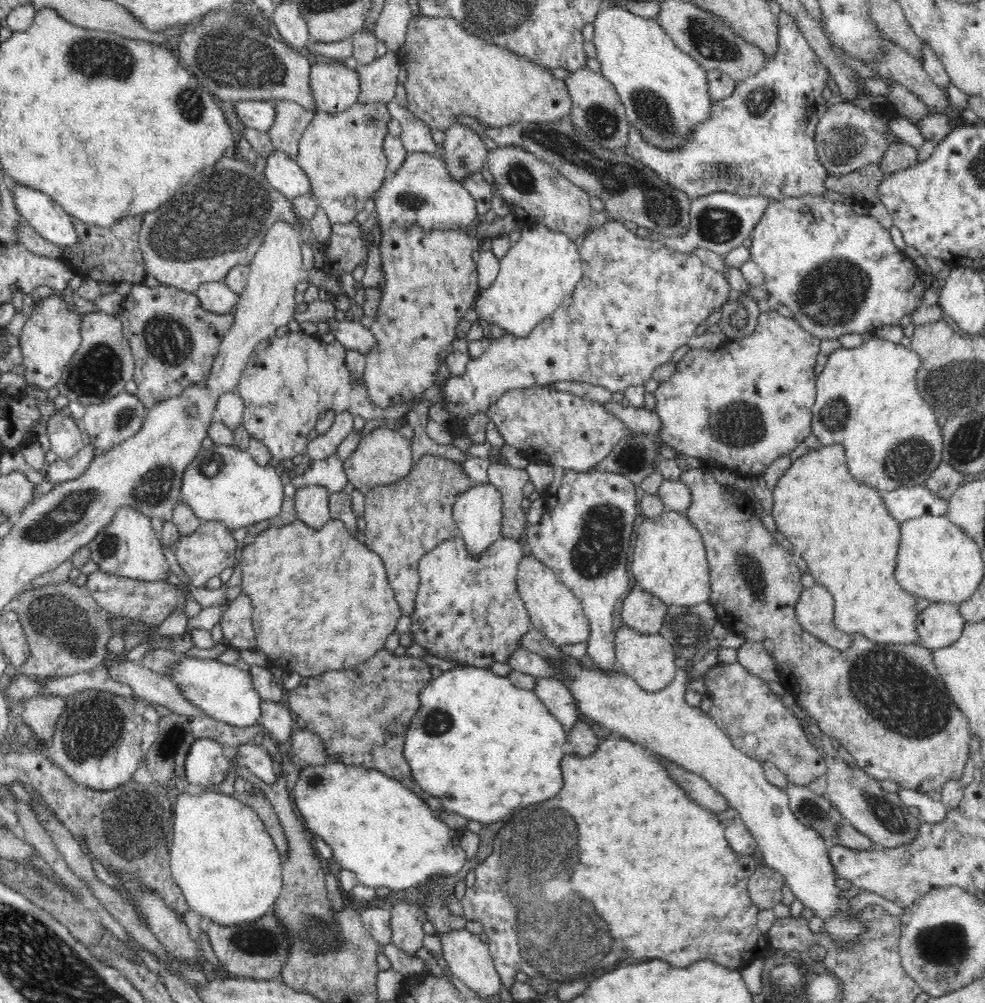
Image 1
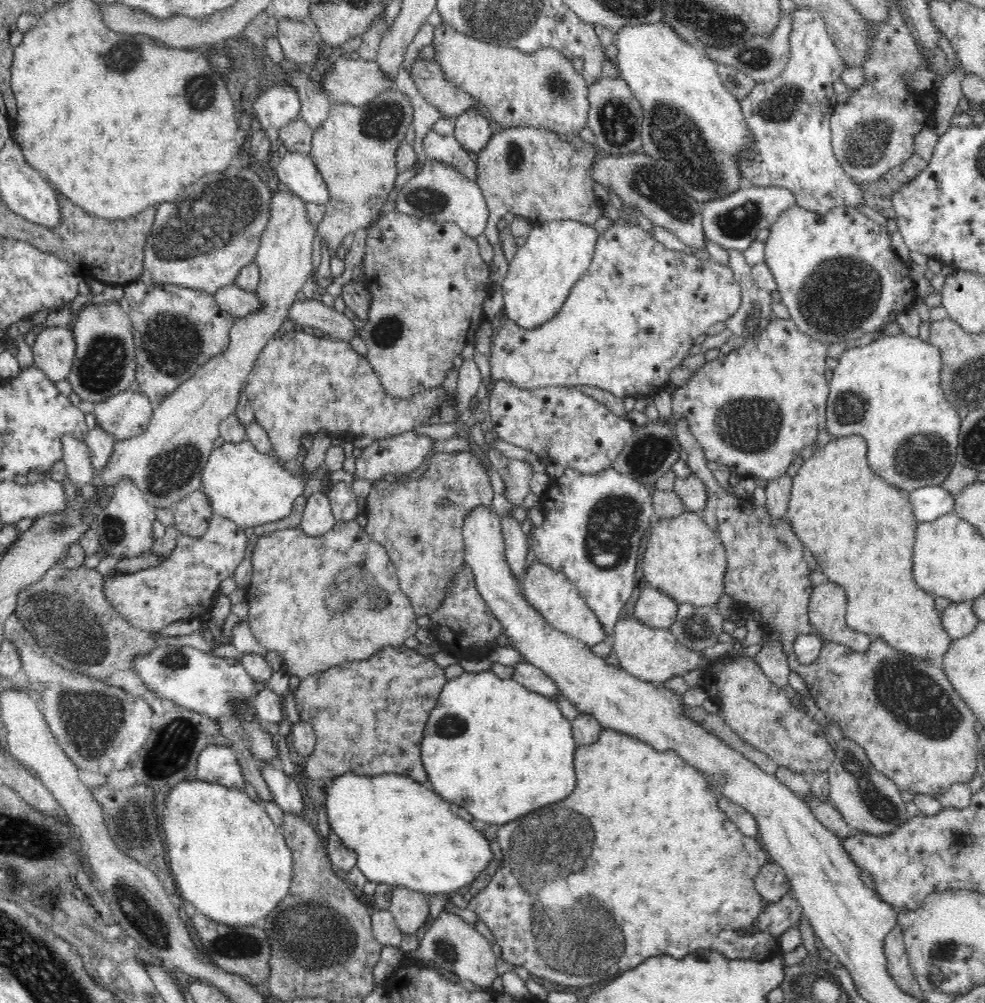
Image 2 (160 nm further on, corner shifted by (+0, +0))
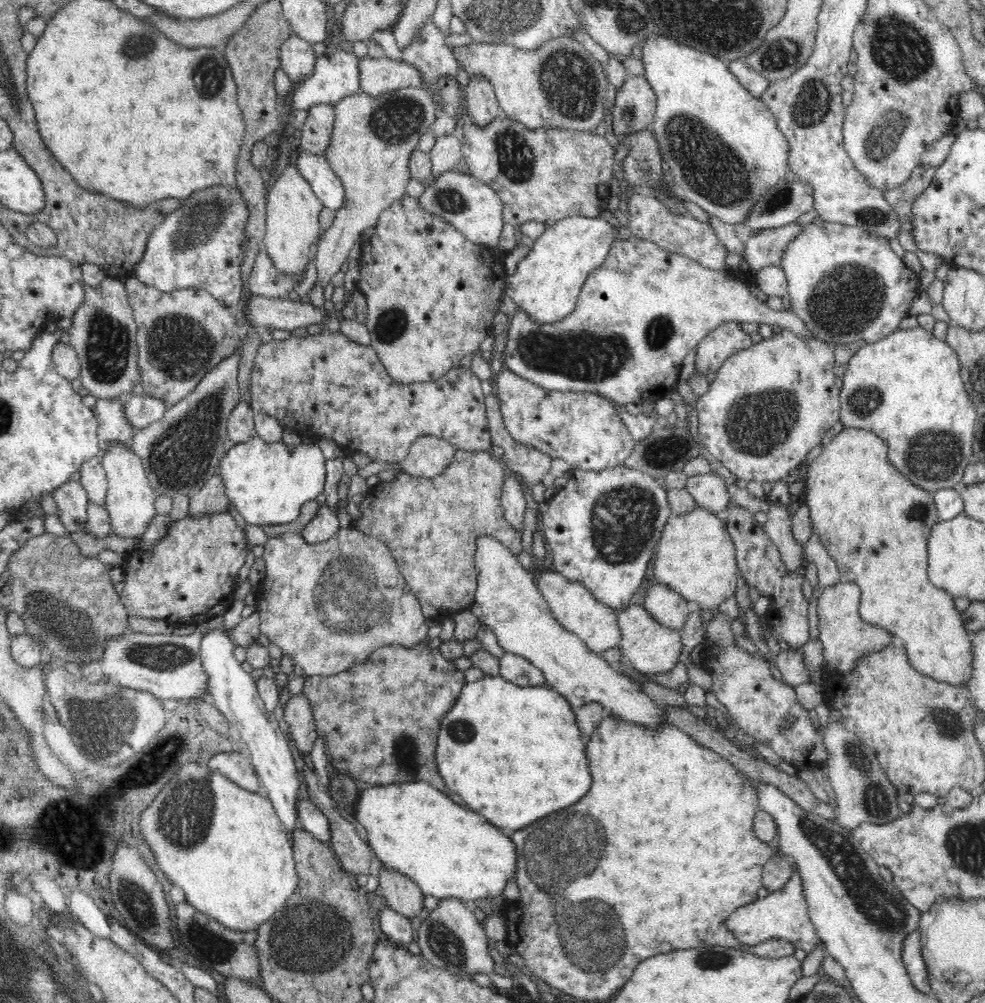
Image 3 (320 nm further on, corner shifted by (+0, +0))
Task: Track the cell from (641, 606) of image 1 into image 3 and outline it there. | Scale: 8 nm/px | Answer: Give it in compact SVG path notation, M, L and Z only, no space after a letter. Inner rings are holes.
M655 582L645 594L643 607L657 623L679 631L687 621L692 605L668 585Z

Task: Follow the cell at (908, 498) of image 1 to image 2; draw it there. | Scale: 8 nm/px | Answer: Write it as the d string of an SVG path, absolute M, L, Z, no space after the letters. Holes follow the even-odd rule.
M939 486L918 488L908 493L908 501L912 503L914 517L919 522L932 521L953 511L955 499L953 495Z

